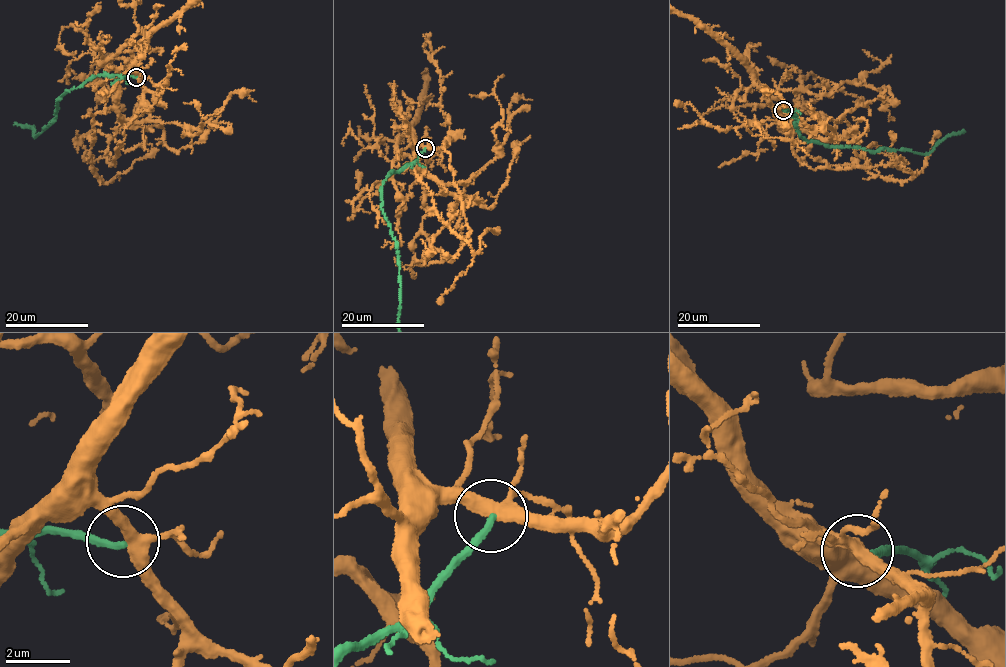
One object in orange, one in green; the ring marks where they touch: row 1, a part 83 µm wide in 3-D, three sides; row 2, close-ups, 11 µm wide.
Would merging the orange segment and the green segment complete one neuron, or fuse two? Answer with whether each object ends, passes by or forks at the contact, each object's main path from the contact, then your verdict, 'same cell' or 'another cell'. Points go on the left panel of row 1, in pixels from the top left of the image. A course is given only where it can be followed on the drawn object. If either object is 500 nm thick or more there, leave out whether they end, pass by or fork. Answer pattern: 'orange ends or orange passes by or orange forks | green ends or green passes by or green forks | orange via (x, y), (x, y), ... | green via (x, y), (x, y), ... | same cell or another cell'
orange forks | green ends | orange via (136, 77), (143, 33), (118, 53), (134, 60), (117, 72), (115, 103), (99, 79), (88, 111) | another cell

